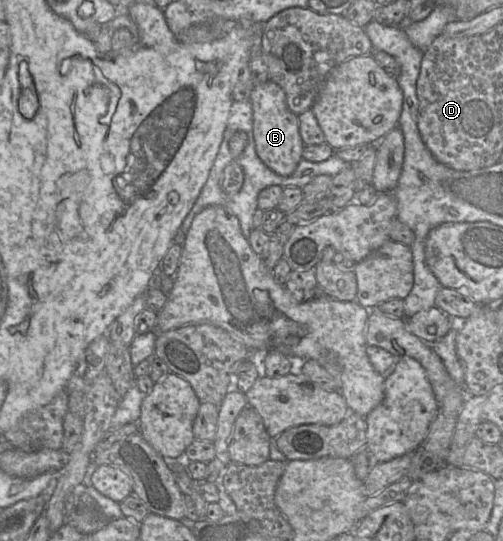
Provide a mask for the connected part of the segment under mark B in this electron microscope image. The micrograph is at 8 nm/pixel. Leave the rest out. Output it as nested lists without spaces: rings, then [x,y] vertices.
[[[268,80],[252,90],[253,137],[256,153],[262,162],[281,176],[290,176],[302,159],[304,143],[299,133],[298,116],[287,106],[284,90]]]

